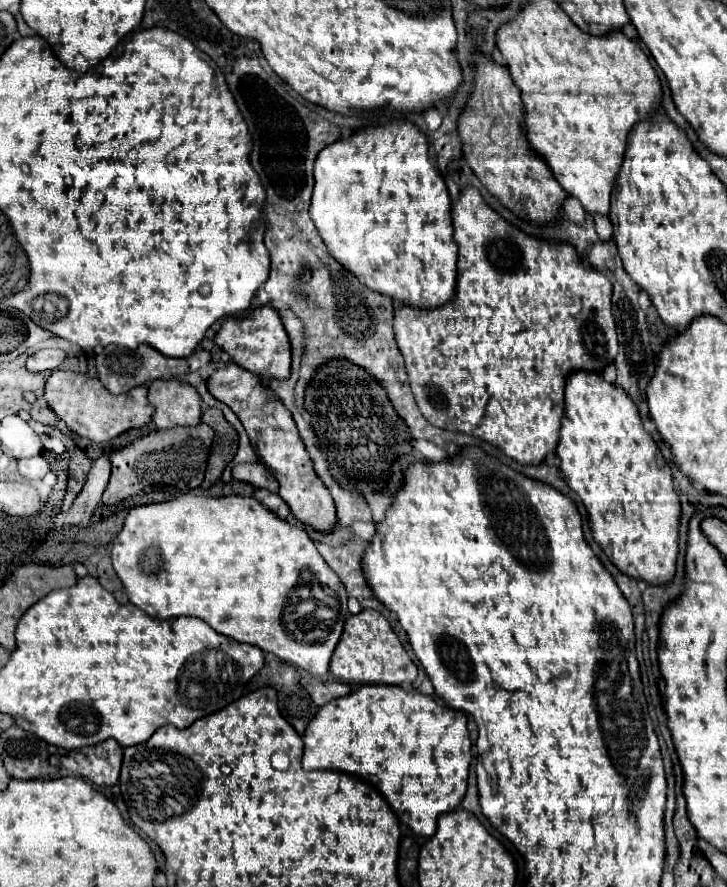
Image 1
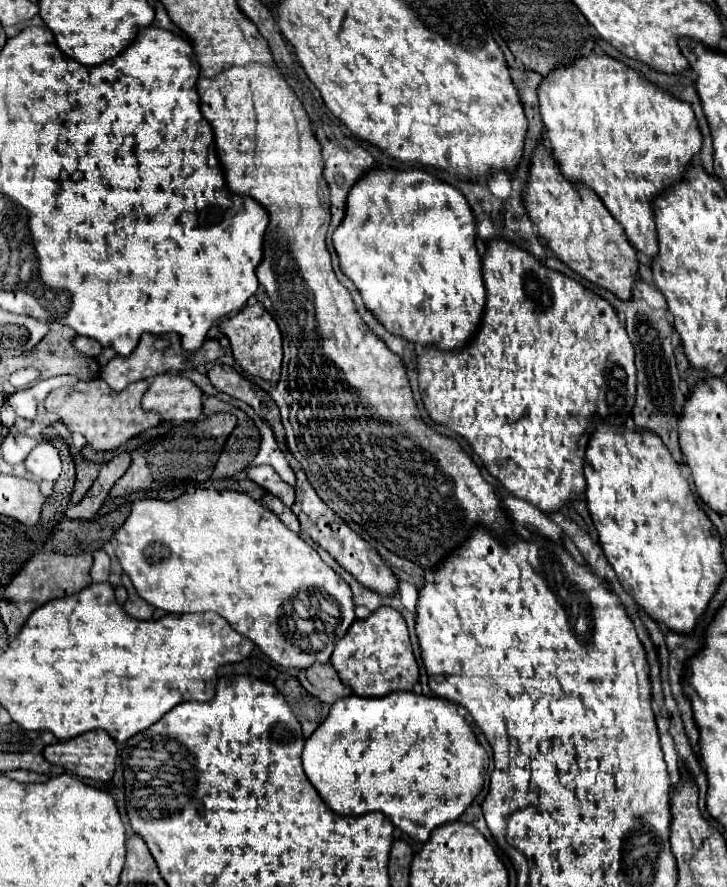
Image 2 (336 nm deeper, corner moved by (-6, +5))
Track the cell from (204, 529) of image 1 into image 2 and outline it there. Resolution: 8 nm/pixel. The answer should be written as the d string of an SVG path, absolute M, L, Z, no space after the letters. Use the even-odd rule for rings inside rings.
M198 487L195 493L185 493L175 501L143 499L135 501L127 521L115 533L117 545L115 555L123 571L133 581L137 593L157 609L167 613L189 613L189 611L215 611L229 621L229 625L251 639L269 659L287 669L305 669L313 663L329 663L335 643L347 633L355 621L355 605L349 593L349 585L333 573L333 569L319 557L319 553L309 547L297 533L287 529L281 519L265 505L253 501L245 493L237 491L215 491L213 488ZM305 589L325 589L337 607L341 609L337 629L323 633L325 645L315 651L309 643L295 641L295 631L287 631L287 615L283 605L293 601L299 591Z

